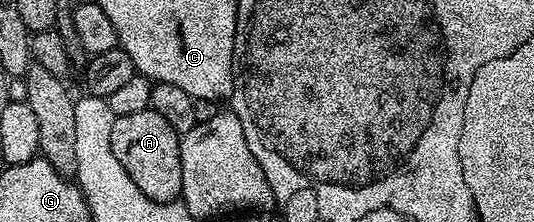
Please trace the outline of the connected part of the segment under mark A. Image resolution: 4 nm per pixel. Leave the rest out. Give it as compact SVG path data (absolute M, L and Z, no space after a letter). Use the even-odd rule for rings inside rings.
M155 111L128 113L115 118L110 130L112 153L124 165L124 173L136 181L136 189L157 203L173 203L182 193L182 166L180 149L182 141L176 129Z

